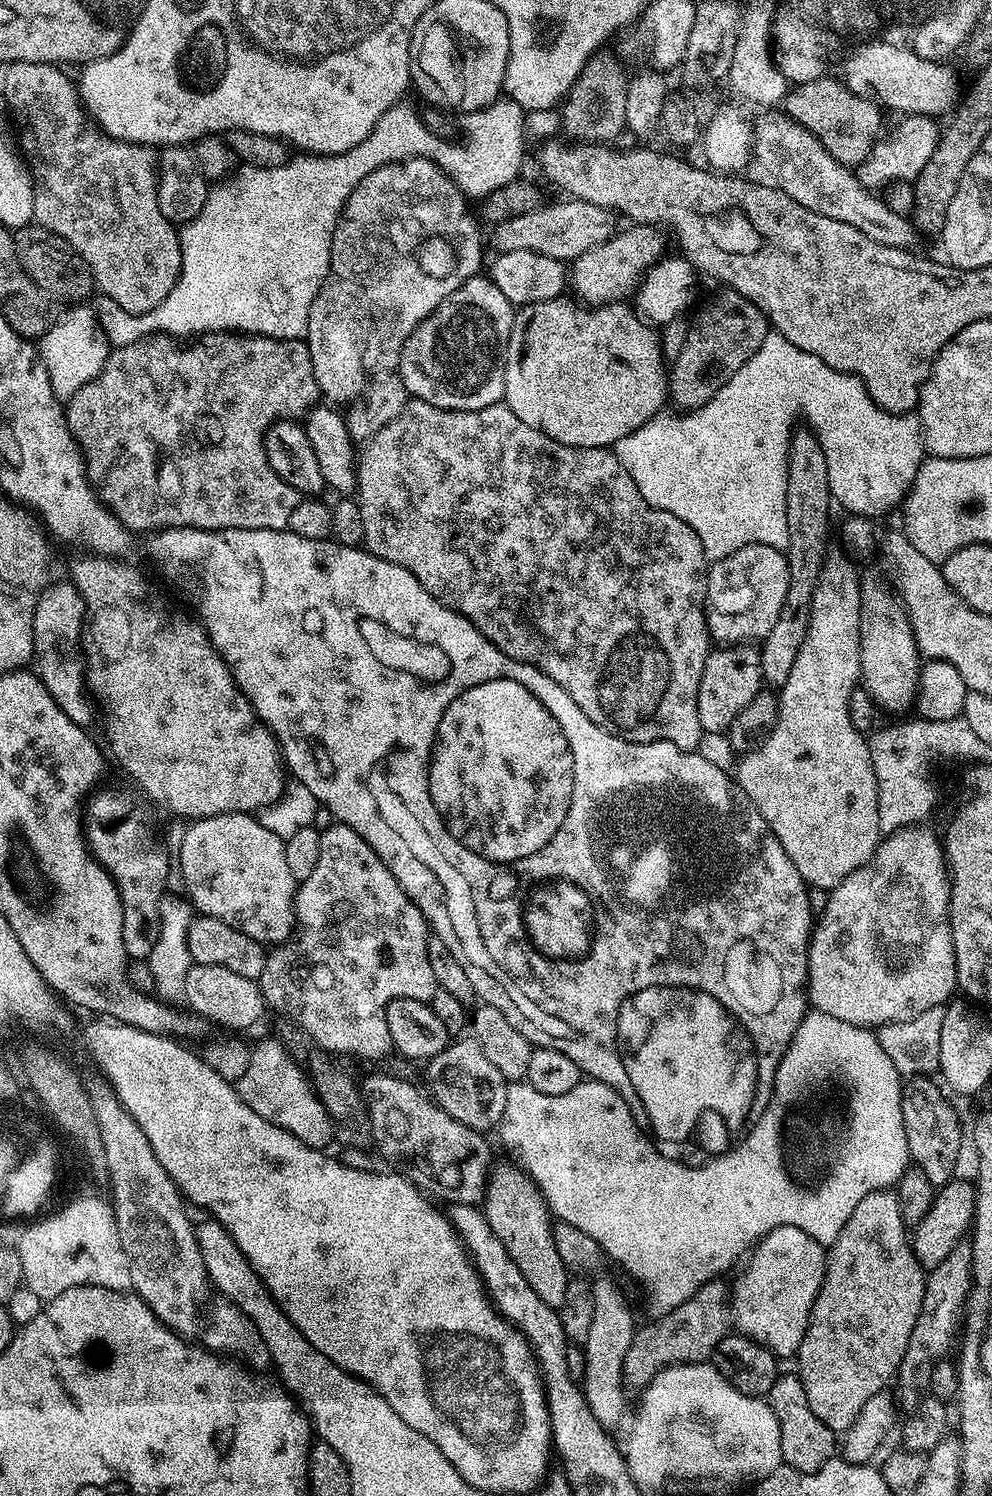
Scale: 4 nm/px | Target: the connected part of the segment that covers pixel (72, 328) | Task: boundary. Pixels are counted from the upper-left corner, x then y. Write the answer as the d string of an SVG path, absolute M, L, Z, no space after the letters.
M76 306L73 312L68 312L64 317L57 319L43 336L38 340L38 355L46 366L50 386L57 401L71 400L86 382L90 382L102 370L106 362L110 345L102 326L98 322L95 311L88 306Z

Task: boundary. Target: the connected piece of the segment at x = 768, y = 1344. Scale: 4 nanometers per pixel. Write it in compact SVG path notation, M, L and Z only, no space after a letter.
M778 1226L773 1232L765 1234L751 1249L747 1257L748 1265L746 1260L743 1267L739 1269L740 1277L732 1284L730 1320L735 1331L739 1335L750 1337L763 1348L768 1348L778 1358L795 1357L802 1338L806 1334L810 1310L822 1286L825 1259L825 1245L814 1242L814 1238L810 1238L810 1234L806 1234L798 1226Z

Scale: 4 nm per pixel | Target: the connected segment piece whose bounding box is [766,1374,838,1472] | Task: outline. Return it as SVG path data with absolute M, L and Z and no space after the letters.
M777 1375L774 1386L770 1386L766 1401L772 1408L778 1430L781 1431L781 1458L787 1467L799 1472L817 1472L825 1462L837 1455L837 1433L829 1430L818 1418L818 1414L810 1410L806 1402L806 1390L799 1375Z

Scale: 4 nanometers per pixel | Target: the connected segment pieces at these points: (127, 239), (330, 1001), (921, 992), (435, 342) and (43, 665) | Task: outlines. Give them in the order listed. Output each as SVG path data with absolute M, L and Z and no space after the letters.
M11 61L4 72L4 100L7 111L10 113L11 123L18 133L18 147L32 173L32 189L34 190L34 210L32 211L35 223L40 227L58 234L75 252L83 258L86 266L92 272L95 287L103 295L108 296L122 310L130 314L146 314L154 310L174 290L174 286L180 277L182 266L182 250L180 249L180 233L177 225L171 224L162 214L158 206L158 190L156 189L156 173L158 171L158 152L155 147L146 144L127 144L125 140L116 140L106 135L95 123L88 121L84 108L80 105L80 96L72 85L72 80L67 76L63 67L42 62L18 62Z
M339 822L329 823L328 829L320 832L321 850L318 853L318 864L311 871L310 878L298 884L294 911L296 923L292 935L283 944L277 944L266 955L266 966L262 966L259 986L264 995L264 1003L269 1009L281 1012L288 1020L293 1020L314 1043L328 1052L337 1052L340 1056L357 1056L360 1060L380 1060L387 1052L393 1051L390 1033L386 1028L387 1004L395 999L416 999L431 1001L432 995L437 995L434 970L430 970L428 957L428 938L430 929L424 915L418 910L416 903L402 890L402 886L390 874L388 867L378 858L378 854L350 826Z
M928 826L903 828L883 837L875 854L861 868L854 870L854 874L850 874L839 886L827 893L828 901L825 902L821 912L819 909L818 919L812 929L812 940L808 944L808 1003L815 1011L825 1012L833 1018L842 1018L842 1022L872 1028L890 1022L906 1022L910 1018L918 1018L918 1014L923 1014L925 1010L930 1010L939 1004L947 1005L953 999L952 992L957 991L956 967L954 966L954 942L950 934L948 917L952 881L941 837L935 836L926 827Z
M487 275L470 277L414 329L404 344L398 375L402 378L409 397L465 414L501 403L504 398L504 351L508 348L513 315L514 306Z
M52 582L40 591L32 615L34 671L46 686L46 690L50 690L54 702L58 702L62 714L73 718L88 716L96 710L93 697L86 687L82 655L85 623L84 599L71 582L64 582L64 584Z

